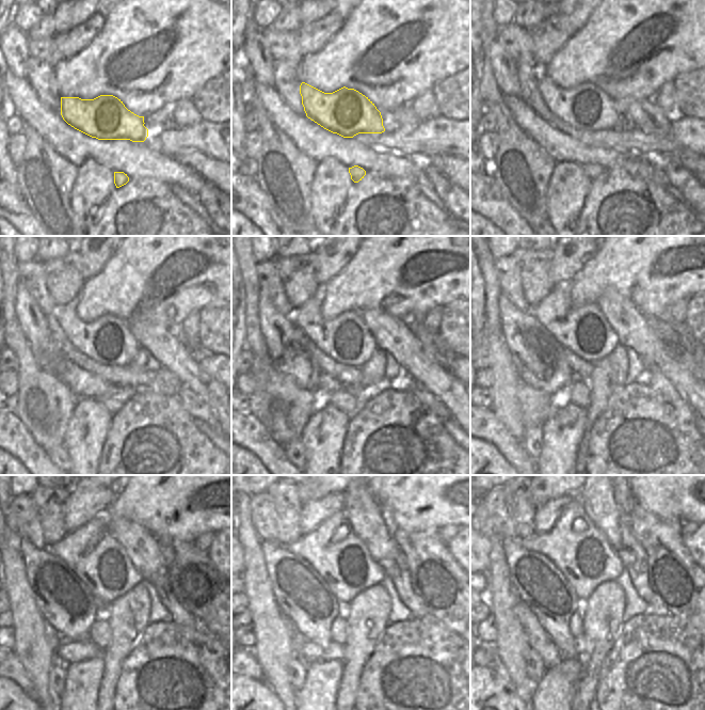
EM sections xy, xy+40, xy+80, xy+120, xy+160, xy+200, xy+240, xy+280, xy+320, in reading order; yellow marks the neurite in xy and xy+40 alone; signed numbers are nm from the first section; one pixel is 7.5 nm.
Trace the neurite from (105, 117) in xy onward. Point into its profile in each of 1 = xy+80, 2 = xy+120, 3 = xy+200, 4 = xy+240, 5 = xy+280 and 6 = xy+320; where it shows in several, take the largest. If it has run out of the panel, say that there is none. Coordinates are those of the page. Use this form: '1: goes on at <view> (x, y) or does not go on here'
1: goes on at xy+80 (586, 106)
2: goes on at xy+120 (108, 340)
3: goes on at xy+200 (583, 330)
4: goes on at xy+240 (92, 552)
5: goes on at xy+280 (337, 554)
6: goes on at xy+320 (576, 546)

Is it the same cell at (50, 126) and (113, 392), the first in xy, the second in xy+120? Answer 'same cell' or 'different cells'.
same cell

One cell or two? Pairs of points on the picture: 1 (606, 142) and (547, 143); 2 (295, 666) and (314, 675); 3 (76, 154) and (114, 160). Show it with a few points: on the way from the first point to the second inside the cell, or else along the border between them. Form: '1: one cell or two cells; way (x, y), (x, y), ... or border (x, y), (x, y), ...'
1: two cells; border (560, 130), (589, 145), (607, 148)
2: two cells; border (306, 663), (304, 683), (295, 691)
3: one cell; way (85, 151), (105, 152)

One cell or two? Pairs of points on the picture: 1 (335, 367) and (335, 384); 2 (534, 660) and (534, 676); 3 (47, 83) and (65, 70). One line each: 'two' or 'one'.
1: two
2: one
3: two

